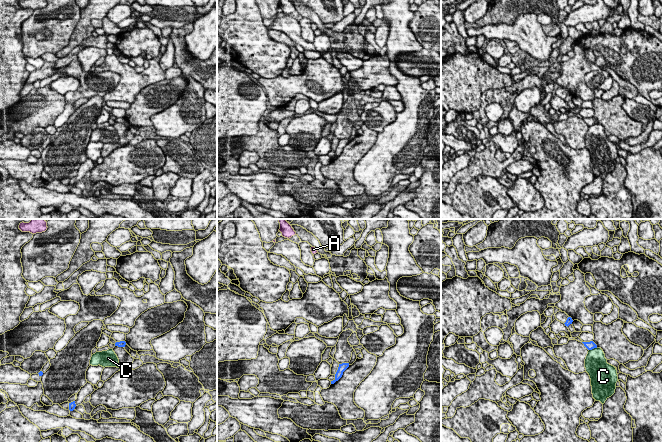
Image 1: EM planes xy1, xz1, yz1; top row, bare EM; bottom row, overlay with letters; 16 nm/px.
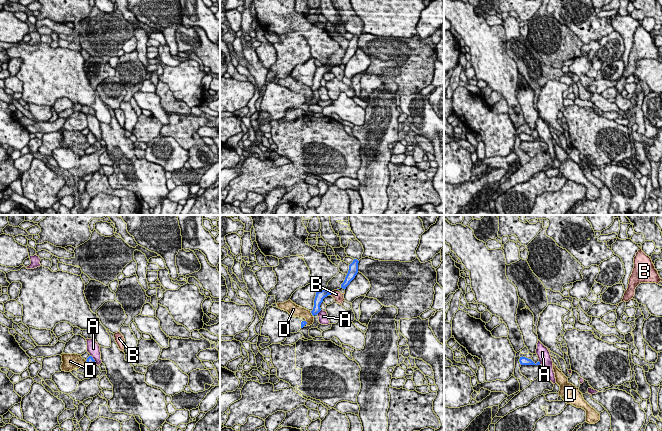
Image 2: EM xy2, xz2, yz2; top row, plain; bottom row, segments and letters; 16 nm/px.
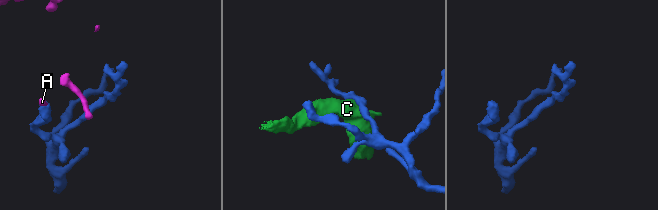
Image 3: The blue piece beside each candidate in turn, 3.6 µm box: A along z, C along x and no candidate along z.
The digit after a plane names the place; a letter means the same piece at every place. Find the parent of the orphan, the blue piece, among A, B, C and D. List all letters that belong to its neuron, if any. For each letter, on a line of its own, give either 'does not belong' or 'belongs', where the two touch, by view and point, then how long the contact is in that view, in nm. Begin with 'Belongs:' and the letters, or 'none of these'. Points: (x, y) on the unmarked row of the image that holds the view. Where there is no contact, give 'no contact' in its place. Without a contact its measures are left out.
Belongs: none of these
A: does not belong | xy2 (94, 136) | 190 nm
B: does not belong | xz2 (330, 69) | 70 nm
C: does not belong | yz1 (592, 124) | 140 nm
D: does not belong | xz2 (311, 88) | 100 nm

